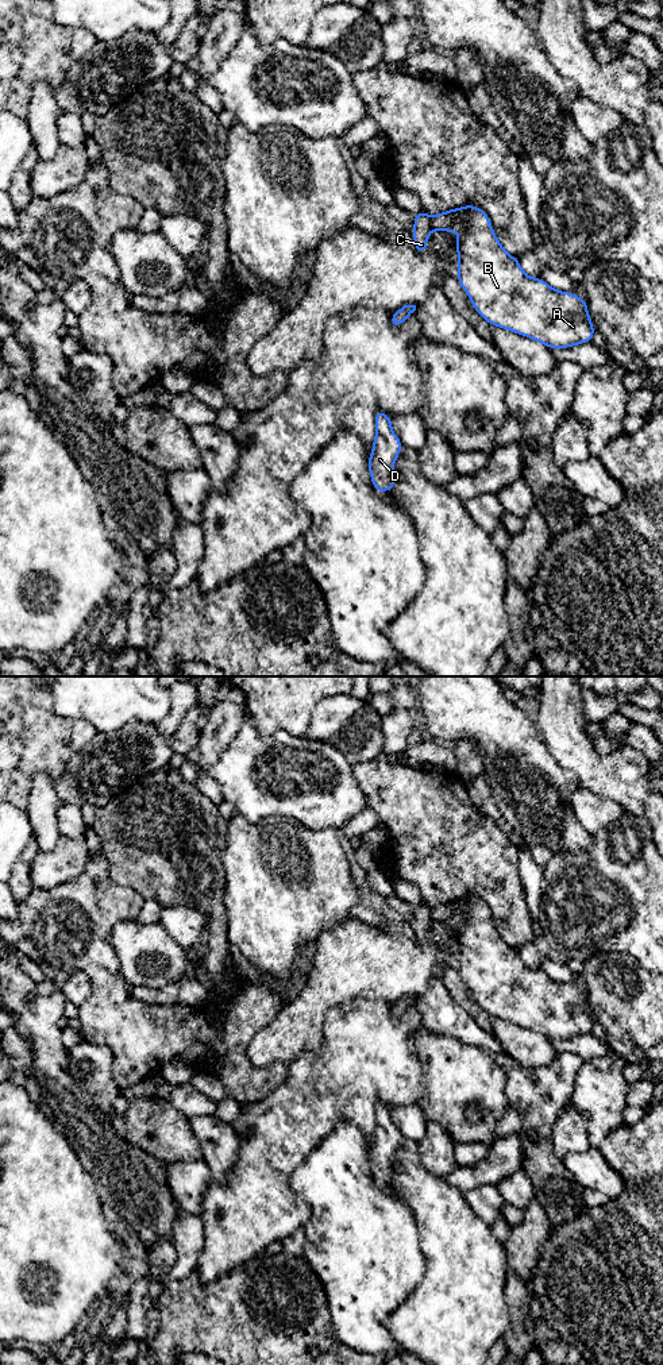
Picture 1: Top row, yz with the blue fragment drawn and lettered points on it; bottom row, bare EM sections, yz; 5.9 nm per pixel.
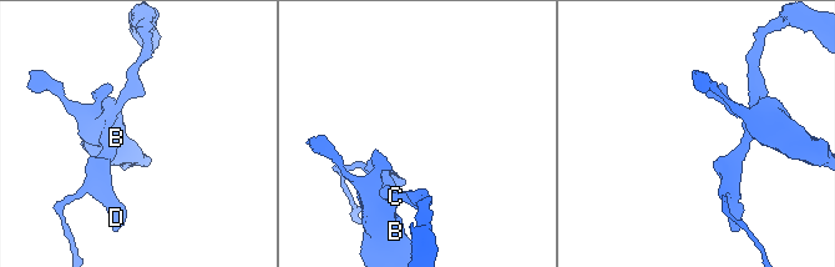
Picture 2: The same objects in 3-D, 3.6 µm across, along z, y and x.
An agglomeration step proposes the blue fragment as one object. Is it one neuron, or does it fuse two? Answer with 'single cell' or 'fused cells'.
fused cells

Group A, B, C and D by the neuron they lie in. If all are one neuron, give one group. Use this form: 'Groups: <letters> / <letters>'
Groups: A B / C D

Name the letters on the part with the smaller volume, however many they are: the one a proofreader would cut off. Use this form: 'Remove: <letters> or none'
Remove: C, D

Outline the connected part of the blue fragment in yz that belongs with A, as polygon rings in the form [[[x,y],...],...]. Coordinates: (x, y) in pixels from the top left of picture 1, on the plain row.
[[[475,896],[444,902],[431,909],[431,922],[462,925],[455,933],[459,956],[456,969],[474,1000],[490,1017],[527,1027],[548,1040],[570,1040],[593,1032],[594,1017],[586,991],[554,980],[541,969],[529,968],[519,951],[504,941],[485,902]]]

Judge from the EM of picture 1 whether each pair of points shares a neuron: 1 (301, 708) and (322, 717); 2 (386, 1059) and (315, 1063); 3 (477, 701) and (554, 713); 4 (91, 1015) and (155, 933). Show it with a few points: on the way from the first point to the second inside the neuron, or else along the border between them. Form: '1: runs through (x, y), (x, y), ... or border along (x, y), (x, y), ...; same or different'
1: border along (338, 694), (317, 704), (303, 735); different
2: runs through (369, 1059), (362, 1059), (358, 1063), (332, 1063); same
3: border along (535, 723), (548, 752); different
4: border along (111, 945), (120, 975), (130, 987); different

